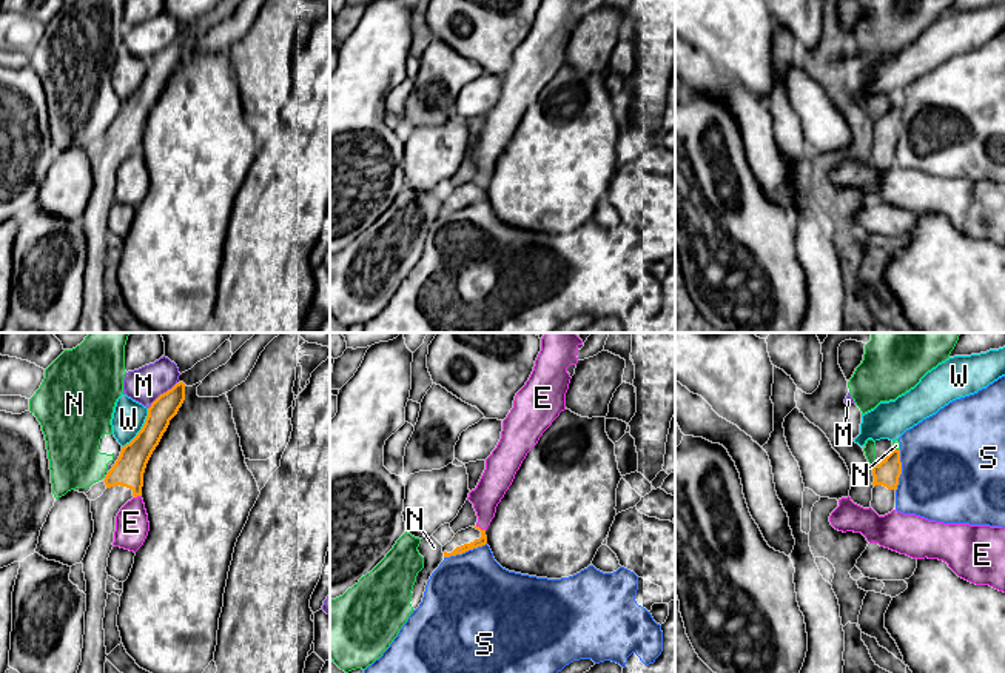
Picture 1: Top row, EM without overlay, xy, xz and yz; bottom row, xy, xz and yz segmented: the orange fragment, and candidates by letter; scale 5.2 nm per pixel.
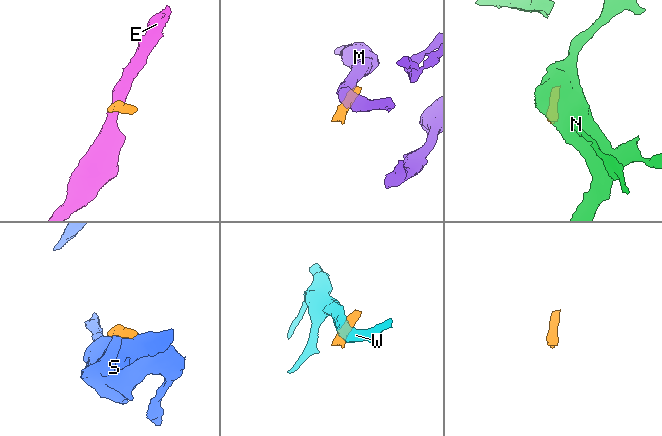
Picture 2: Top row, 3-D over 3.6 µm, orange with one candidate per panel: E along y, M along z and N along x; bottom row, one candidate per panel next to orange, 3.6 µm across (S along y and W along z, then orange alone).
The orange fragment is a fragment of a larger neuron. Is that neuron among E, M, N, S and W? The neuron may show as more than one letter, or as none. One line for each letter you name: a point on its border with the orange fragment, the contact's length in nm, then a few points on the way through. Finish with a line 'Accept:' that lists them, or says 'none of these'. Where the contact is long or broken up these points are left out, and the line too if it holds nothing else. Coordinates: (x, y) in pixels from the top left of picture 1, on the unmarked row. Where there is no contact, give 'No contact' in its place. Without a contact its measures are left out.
Accept: none of these

